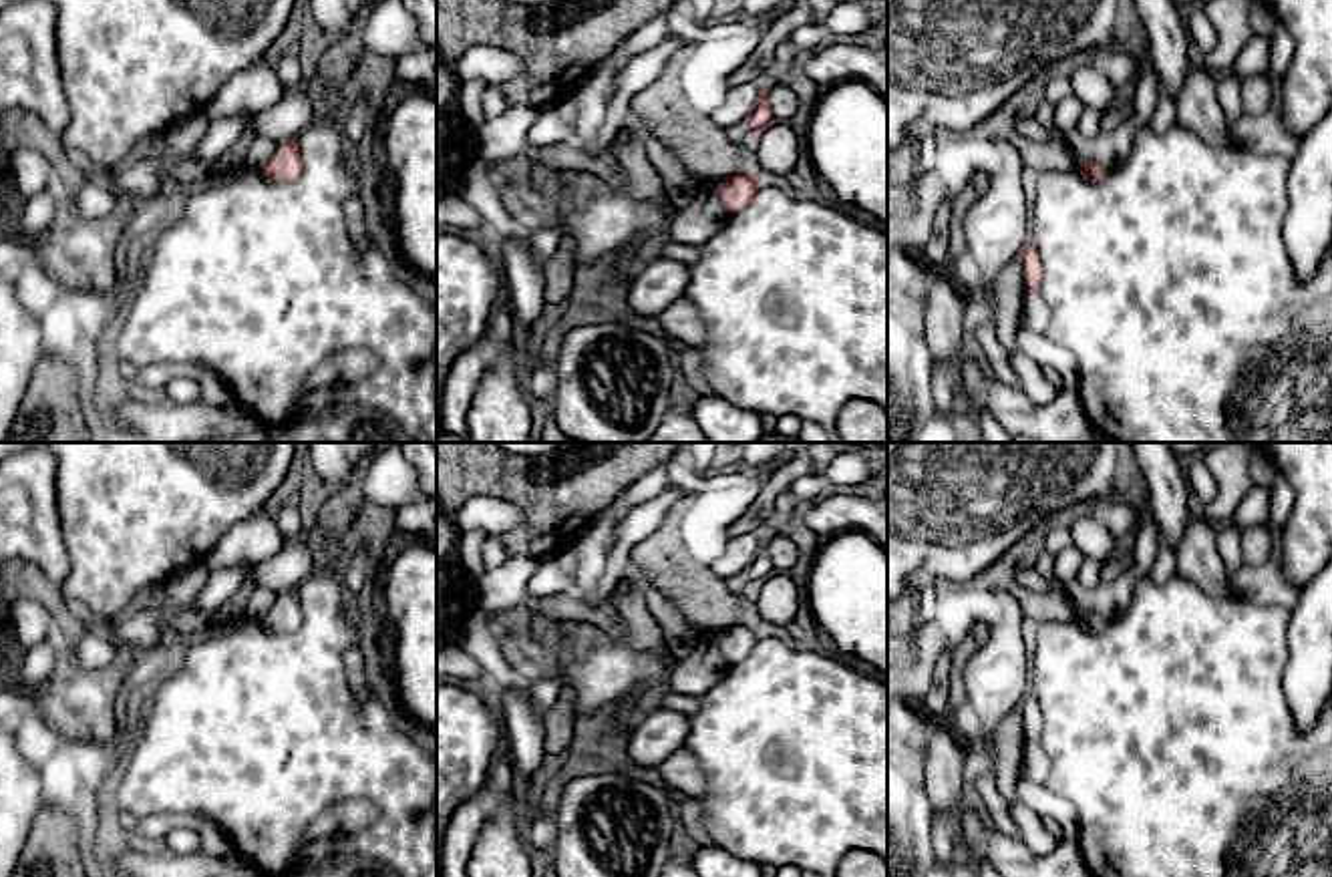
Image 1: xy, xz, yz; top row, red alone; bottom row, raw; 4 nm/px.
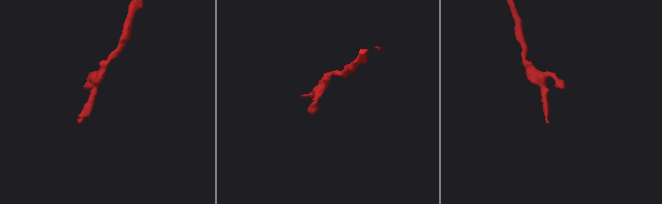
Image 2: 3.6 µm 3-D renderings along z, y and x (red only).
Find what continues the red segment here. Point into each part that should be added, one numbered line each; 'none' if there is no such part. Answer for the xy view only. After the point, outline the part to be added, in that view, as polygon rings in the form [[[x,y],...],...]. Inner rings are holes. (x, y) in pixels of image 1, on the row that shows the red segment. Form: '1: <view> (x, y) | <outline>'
none

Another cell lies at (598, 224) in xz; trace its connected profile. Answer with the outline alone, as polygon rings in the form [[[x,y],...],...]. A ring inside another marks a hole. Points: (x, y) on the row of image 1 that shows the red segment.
[[[618,191],[579,193],[565,213],[547,207],[543,197],[535,193],[527,207],[537,227],[569,229],[575,268],[598,266],[610,251],[632,239],[644,241],[662,231],[674,213],[668,193],[648,203],[636,203]]]

